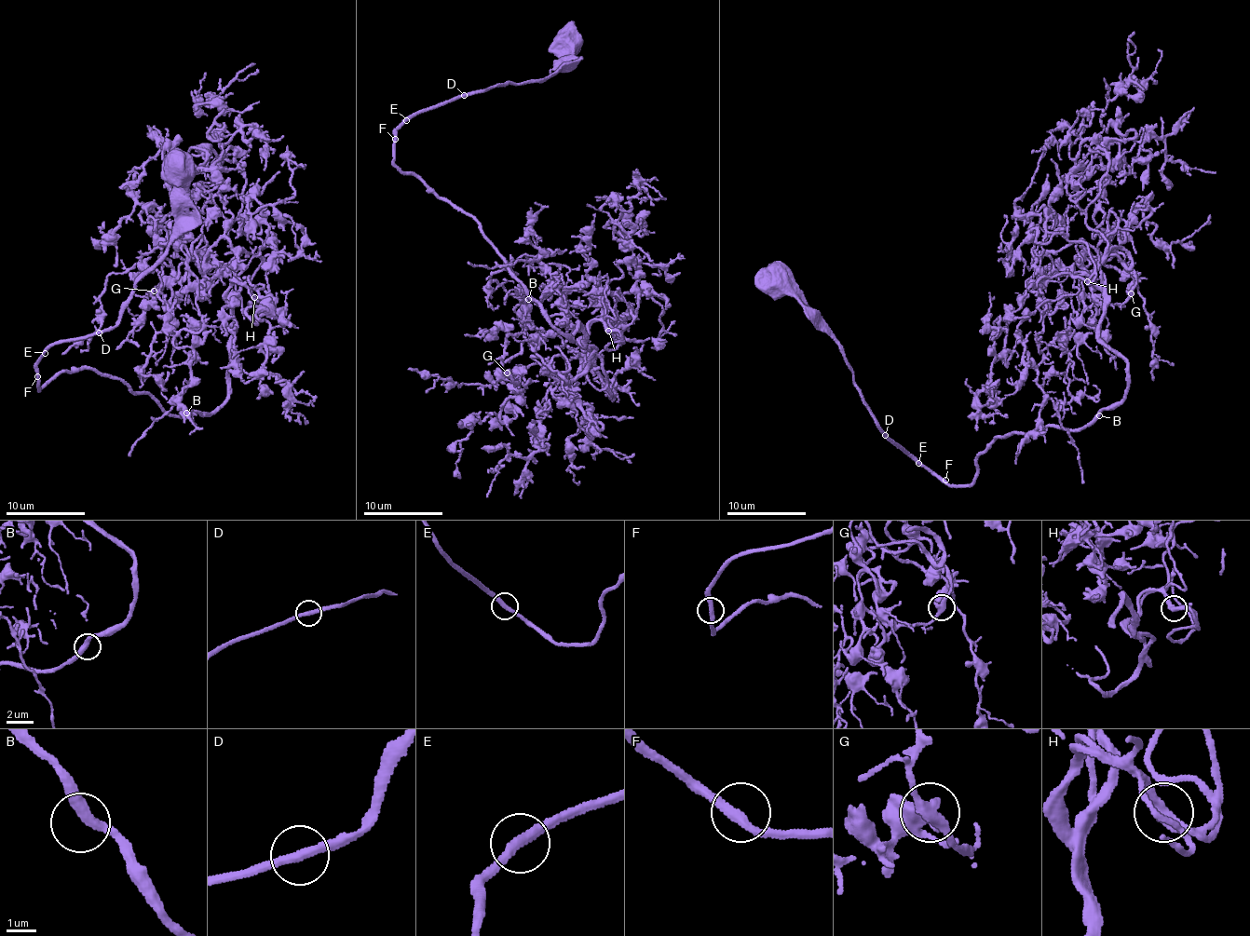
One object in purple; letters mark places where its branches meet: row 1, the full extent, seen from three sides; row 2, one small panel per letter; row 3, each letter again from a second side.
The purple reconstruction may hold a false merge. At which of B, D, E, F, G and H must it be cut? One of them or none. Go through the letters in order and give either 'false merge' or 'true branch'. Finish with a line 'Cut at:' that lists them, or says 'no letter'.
B: true branch
D: true branch
E: true branch
F: true branch
G: true branch
H: true branch
Cut at: no letter

